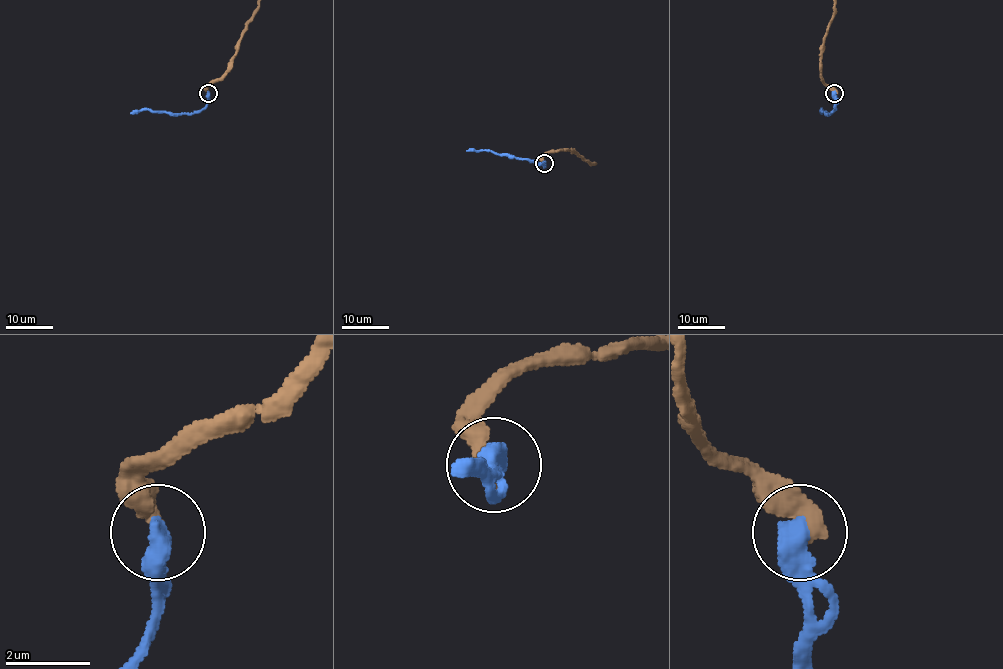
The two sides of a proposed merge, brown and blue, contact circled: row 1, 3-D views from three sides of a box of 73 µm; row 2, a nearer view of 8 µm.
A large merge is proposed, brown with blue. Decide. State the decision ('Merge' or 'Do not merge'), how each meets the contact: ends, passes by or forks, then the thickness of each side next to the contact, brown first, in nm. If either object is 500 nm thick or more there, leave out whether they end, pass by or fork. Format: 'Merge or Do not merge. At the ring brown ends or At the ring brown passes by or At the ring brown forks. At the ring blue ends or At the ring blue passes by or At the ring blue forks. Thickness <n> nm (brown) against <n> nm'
Do not merge. Thickness 380 nm (brown) against 550 nm

